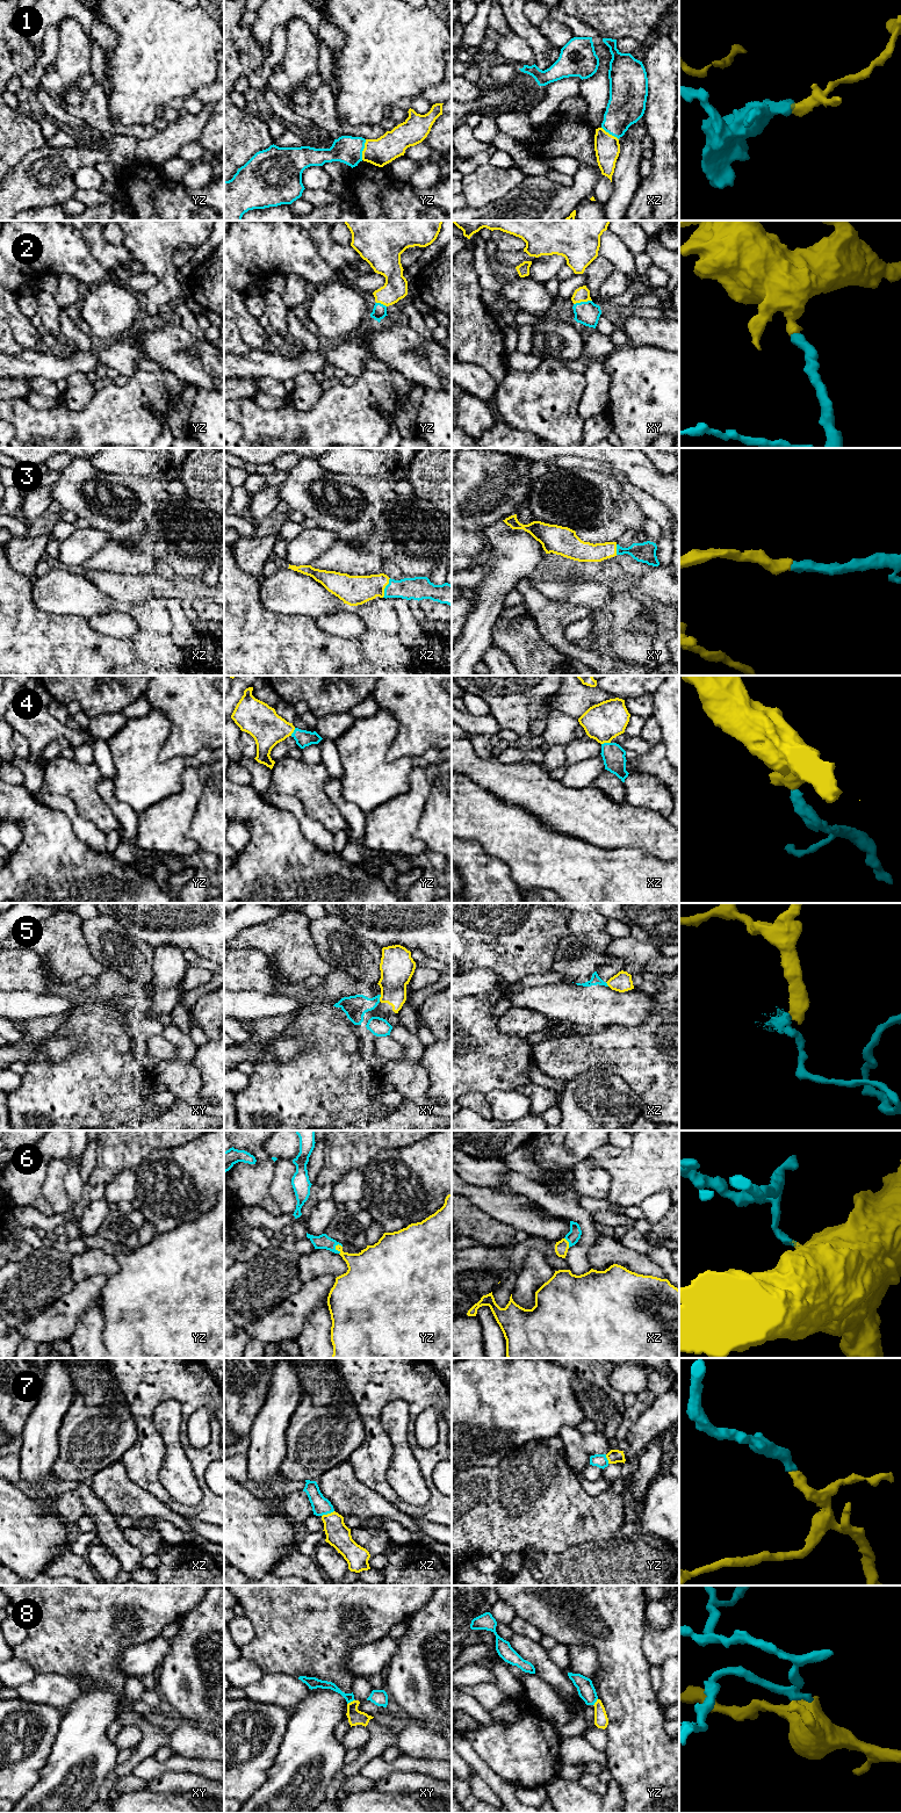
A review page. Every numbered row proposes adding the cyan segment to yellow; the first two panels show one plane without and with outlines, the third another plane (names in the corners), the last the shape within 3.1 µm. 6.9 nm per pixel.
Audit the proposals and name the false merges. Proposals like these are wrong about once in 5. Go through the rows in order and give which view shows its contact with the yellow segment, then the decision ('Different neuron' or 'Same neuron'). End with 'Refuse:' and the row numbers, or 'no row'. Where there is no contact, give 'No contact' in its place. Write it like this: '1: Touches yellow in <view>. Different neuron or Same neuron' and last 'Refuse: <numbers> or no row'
1: Touches yellow in yz. Different neuron
2: Touches yellow in xy. Same neuron
3: Touches yellow in xz. Same neuron
4: Touches yellow in xz. Same neuron
5: Touches yellow in xy. Different neuron
6: Touches yellow in yz. Same neuron
7: Touches yellow in xz. Same neuron
8: Touches yellow in xy. Different neuron
Refuse: 1, 5, 8

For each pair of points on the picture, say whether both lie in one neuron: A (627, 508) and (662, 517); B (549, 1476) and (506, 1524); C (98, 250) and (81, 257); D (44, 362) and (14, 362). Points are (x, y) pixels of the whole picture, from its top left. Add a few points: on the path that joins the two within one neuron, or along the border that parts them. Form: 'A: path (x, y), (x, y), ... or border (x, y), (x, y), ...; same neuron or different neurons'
A: border (626, 491), (648, 517); different neurons
B: path (538, 1488), (513, 1512); same neuron
C: border (80, 232), (89, 253), (107, 272); different neurons
D: path (37, 362), (21, 362); same neuron

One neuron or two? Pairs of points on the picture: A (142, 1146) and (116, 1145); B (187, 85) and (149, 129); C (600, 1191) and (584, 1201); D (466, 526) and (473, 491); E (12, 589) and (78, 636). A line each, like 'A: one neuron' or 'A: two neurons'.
A: one neuron
B: two neurons
C: two neurons
D: one neuron
E: one neuron

